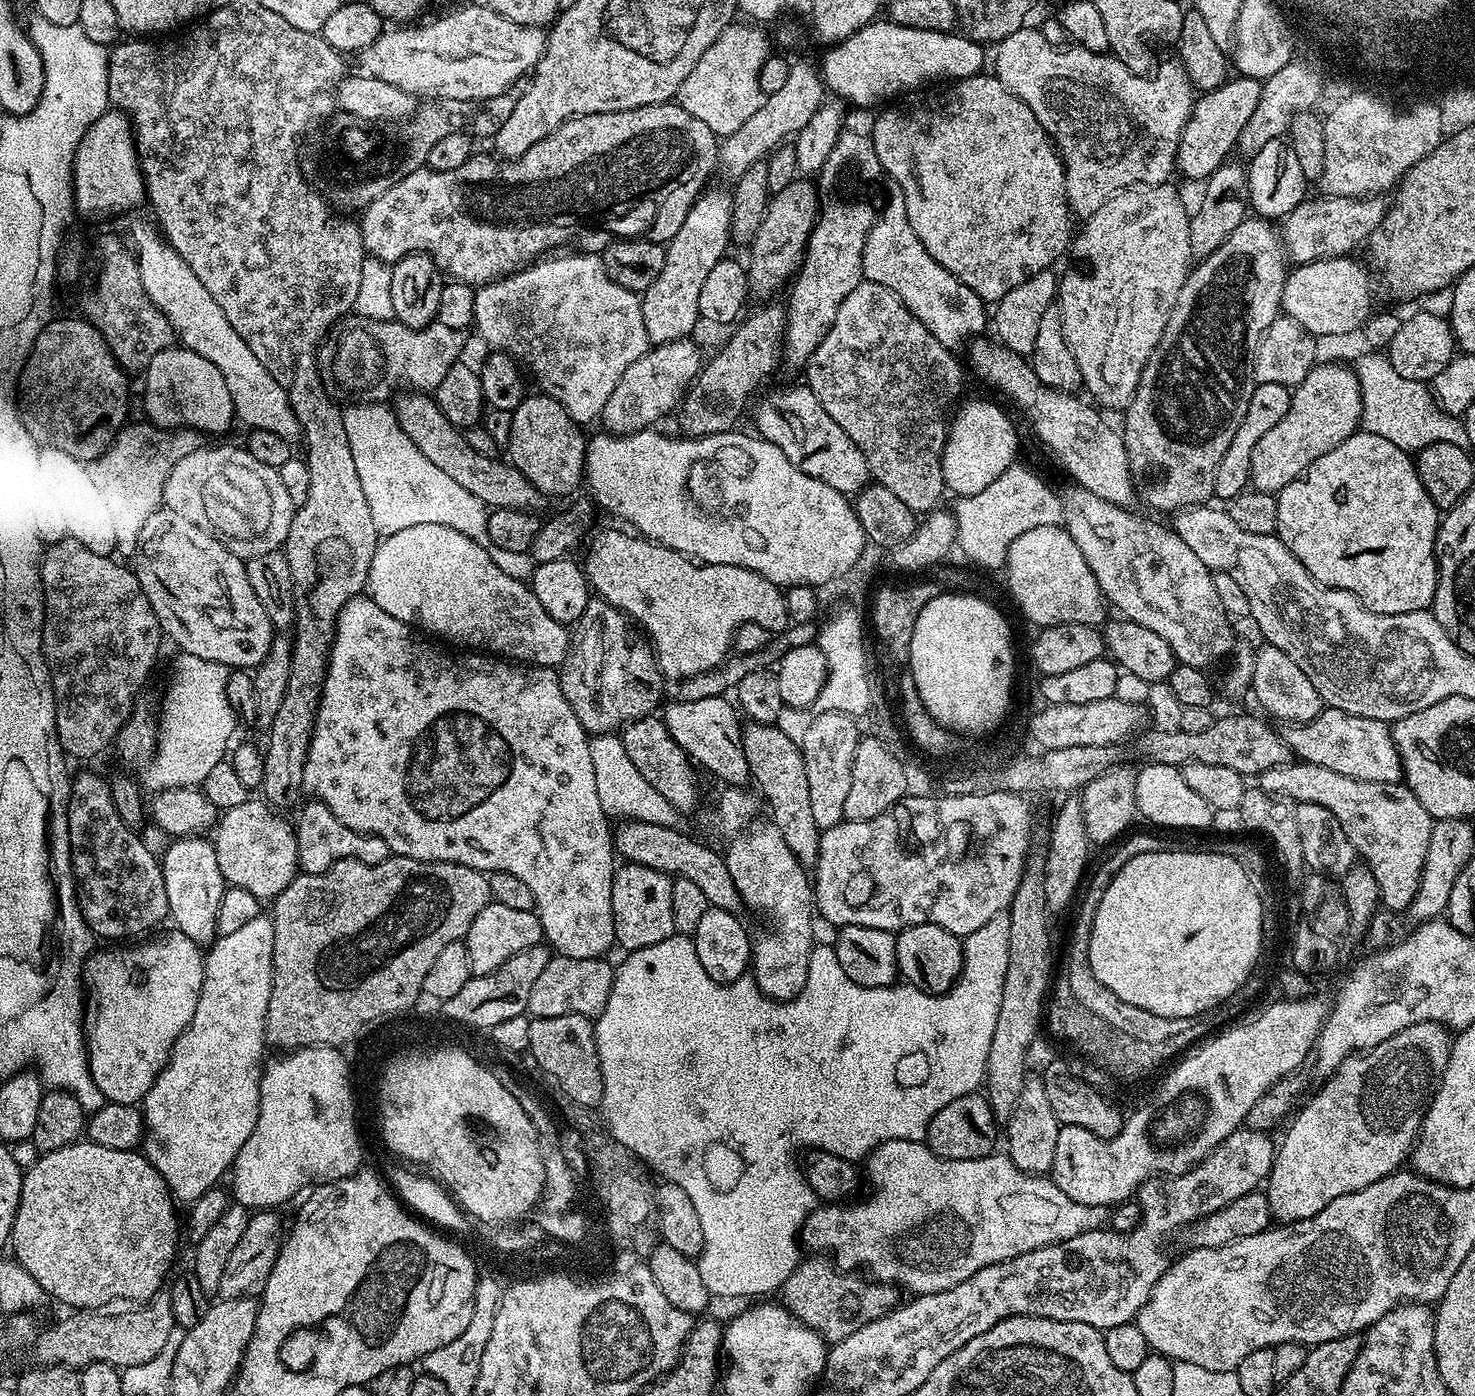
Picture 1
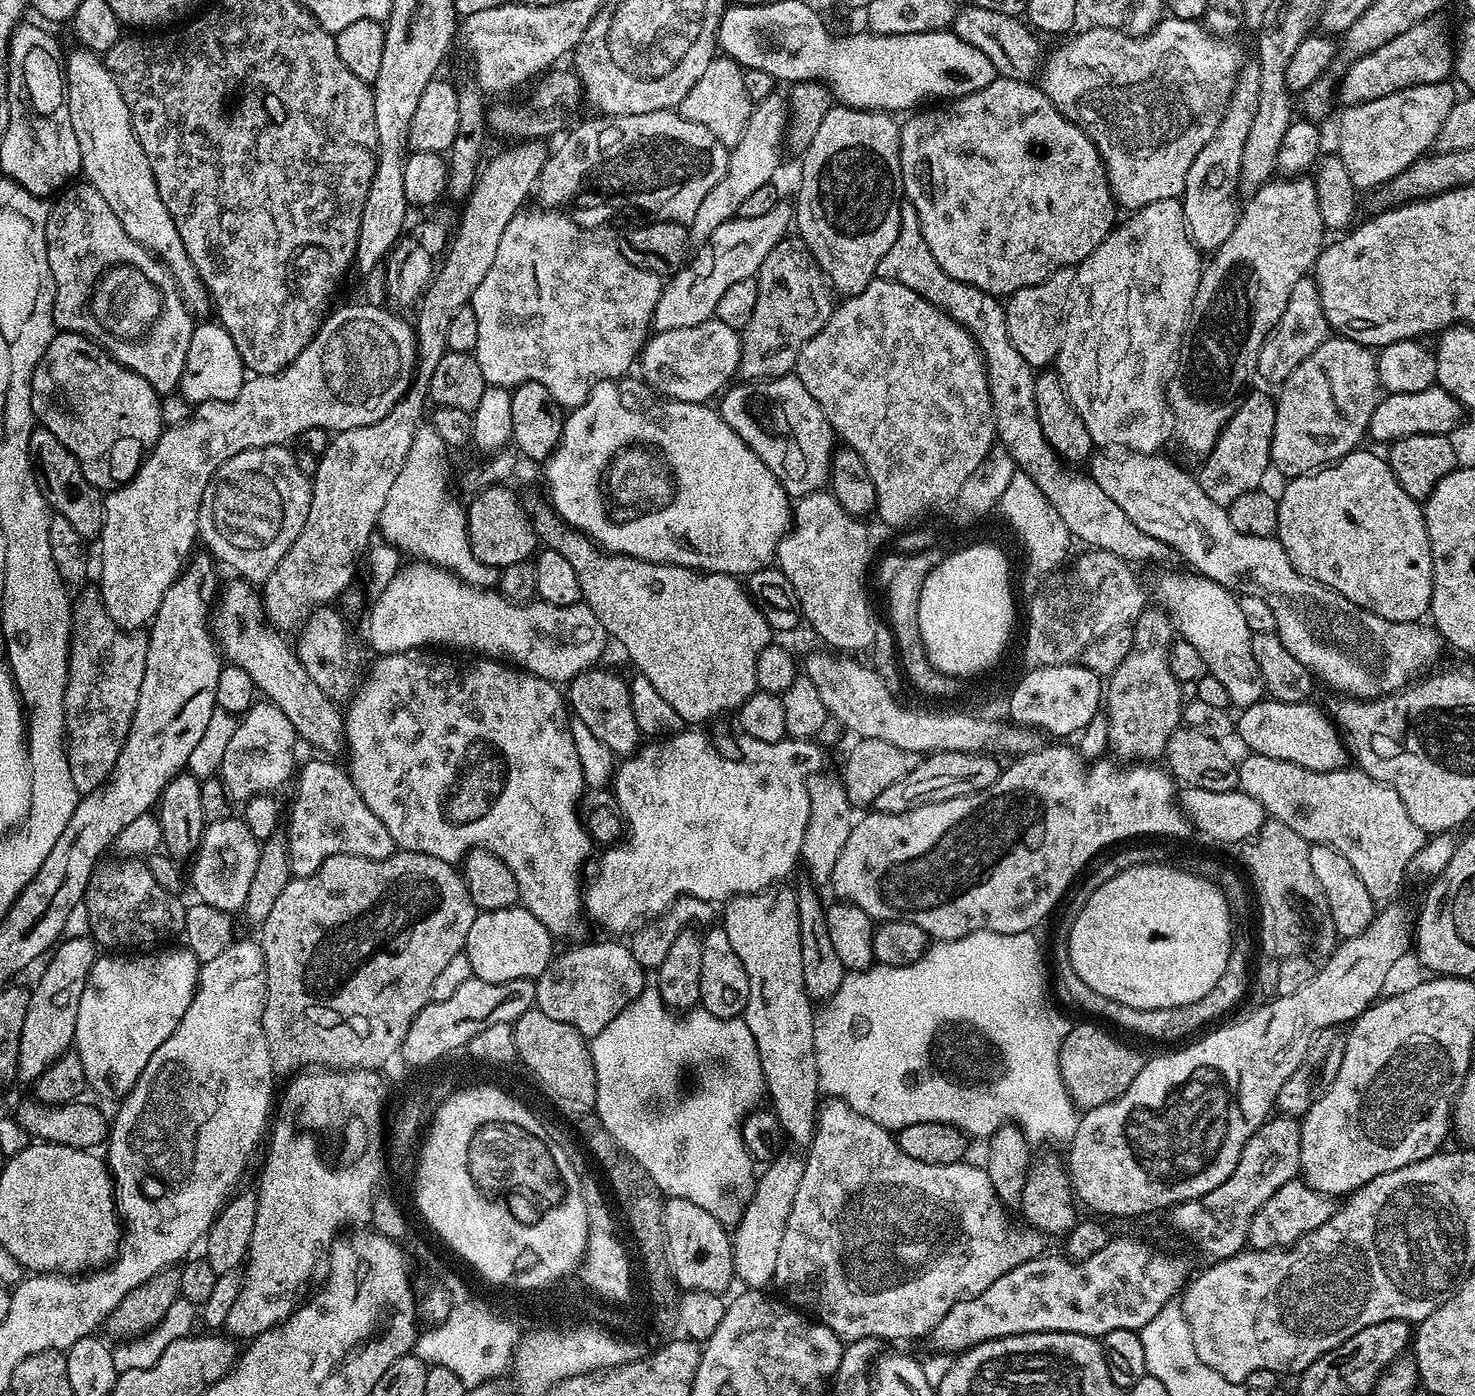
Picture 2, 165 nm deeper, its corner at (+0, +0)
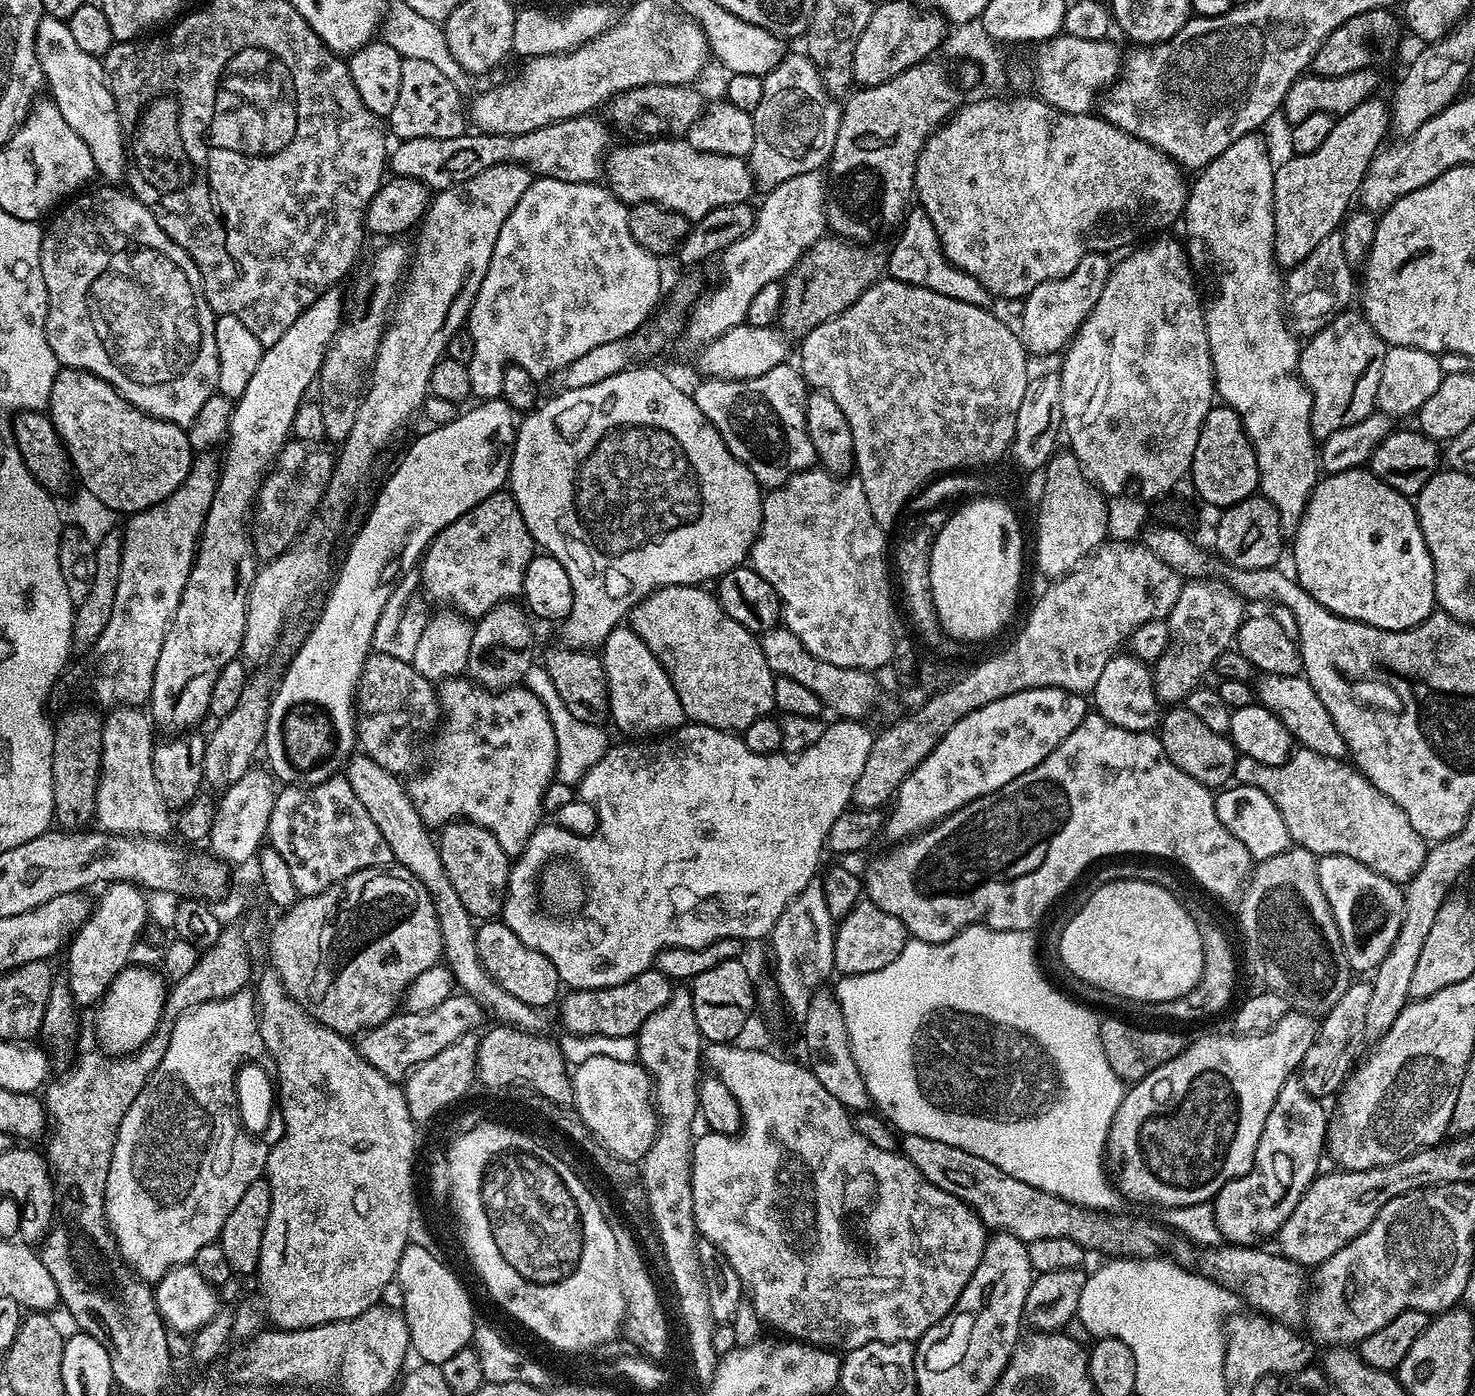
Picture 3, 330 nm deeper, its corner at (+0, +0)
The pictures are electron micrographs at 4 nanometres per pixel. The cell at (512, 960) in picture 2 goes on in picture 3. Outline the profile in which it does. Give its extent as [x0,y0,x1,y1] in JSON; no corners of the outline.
[476,919,562,1010]

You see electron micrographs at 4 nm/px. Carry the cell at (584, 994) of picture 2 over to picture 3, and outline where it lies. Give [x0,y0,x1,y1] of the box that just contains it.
[559,970,673,1036]

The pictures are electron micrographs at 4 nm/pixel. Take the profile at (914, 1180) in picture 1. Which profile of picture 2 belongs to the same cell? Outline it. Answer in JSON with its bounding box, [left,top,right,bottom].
[774,1098,1045,1342]

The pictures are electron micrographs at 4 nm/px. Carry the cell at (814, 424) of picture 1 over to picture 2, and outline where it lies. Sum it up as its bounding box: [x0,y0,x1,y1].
[719,374,834,497]

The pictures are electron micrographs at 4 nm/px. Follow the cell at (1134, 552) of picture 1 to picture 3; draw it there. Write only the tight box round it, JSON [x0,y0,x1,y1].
[1254,672,1349,760]

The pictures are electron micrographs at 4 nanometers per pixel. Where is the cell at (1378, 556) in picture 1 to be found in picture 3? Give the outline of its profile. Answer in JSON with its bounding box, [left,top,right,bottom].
[1290,467,1437,632]

